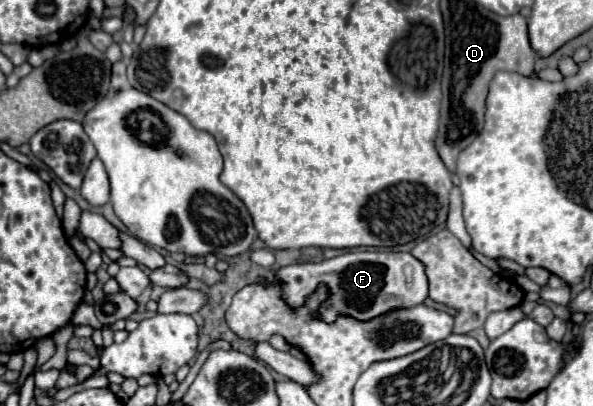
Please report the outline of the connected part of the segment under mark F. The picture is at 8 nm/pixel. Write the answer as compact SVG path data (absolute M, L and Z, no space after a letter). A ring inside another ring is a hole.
M347 252L341 256L335 256L331 260L321 262L305 262L305 264L291 264L283 266L275 272L275 284L281 284L281 300L291 308L297 310L305 304L305 300L319 290L319 286L327 286L329 296L319 304L319 308L313 312L313 318L319 318L327 324L333 324L339 316L351 316L359 322L373 320L377 316L383 316L387 312L399 310L399 308L413 308L423 304L427 298L427 278L423 272L421 262L417 262L409 252Z

